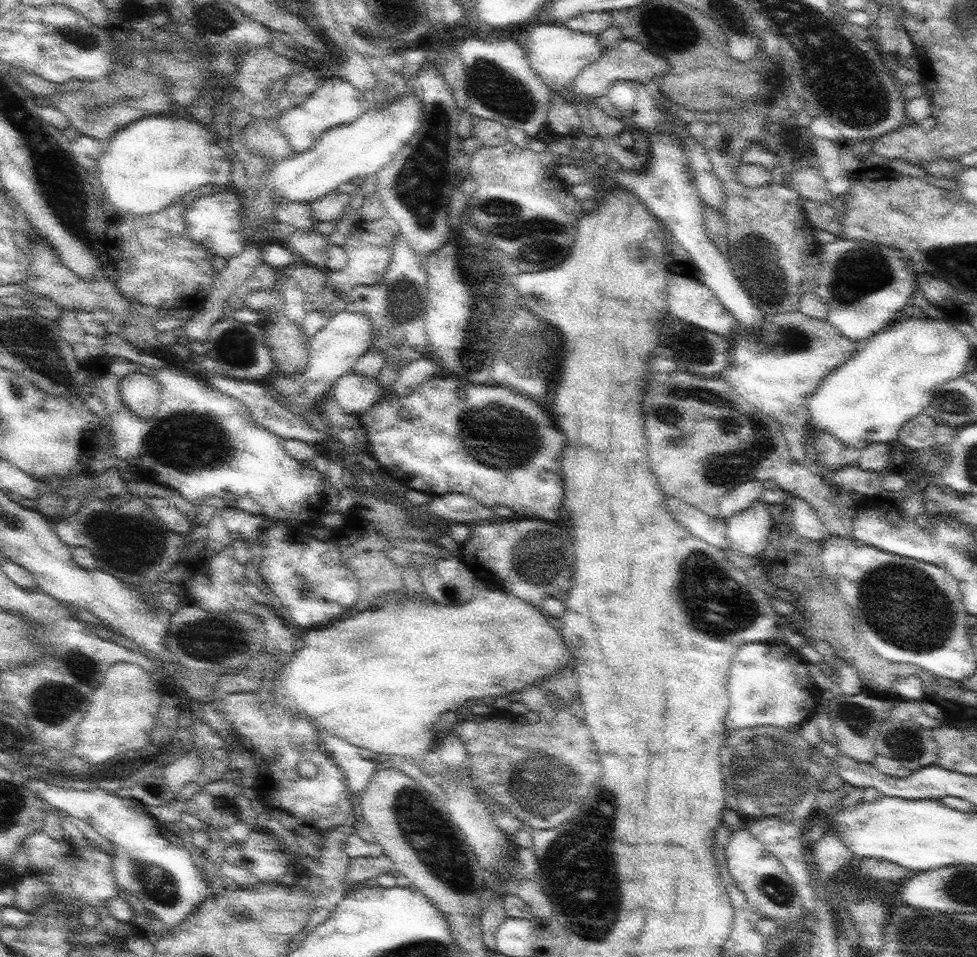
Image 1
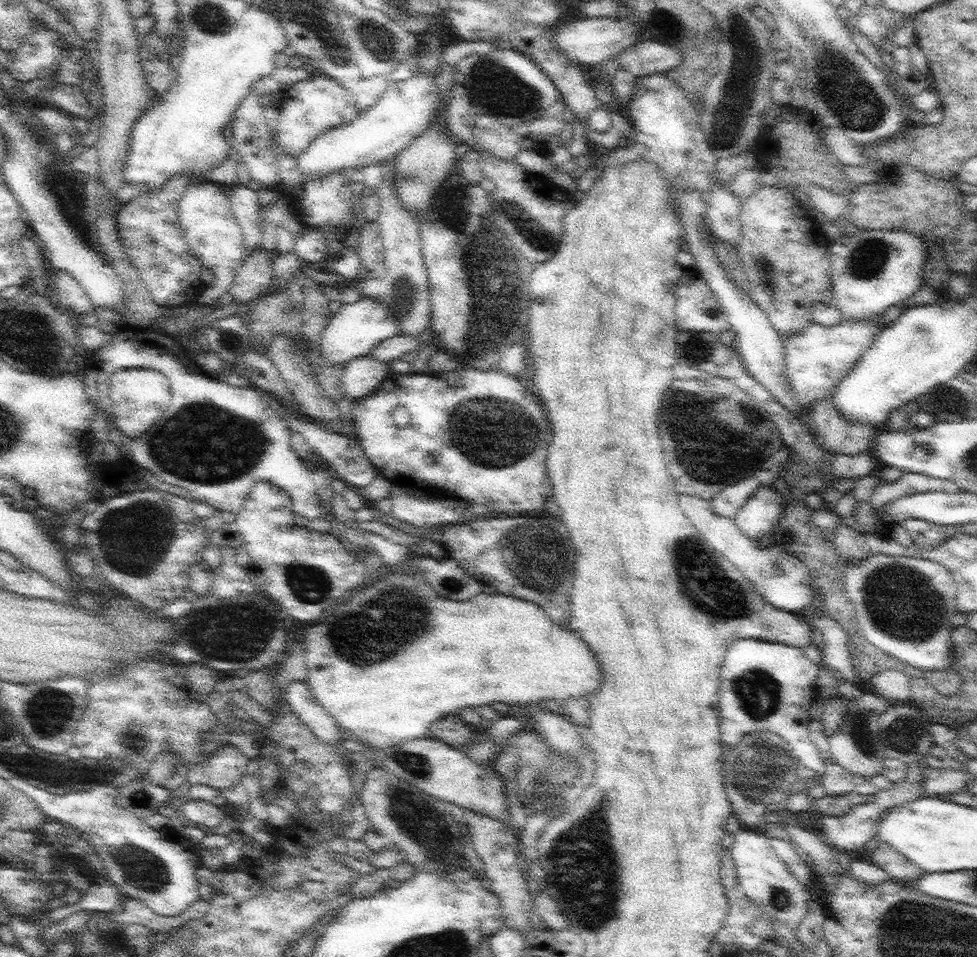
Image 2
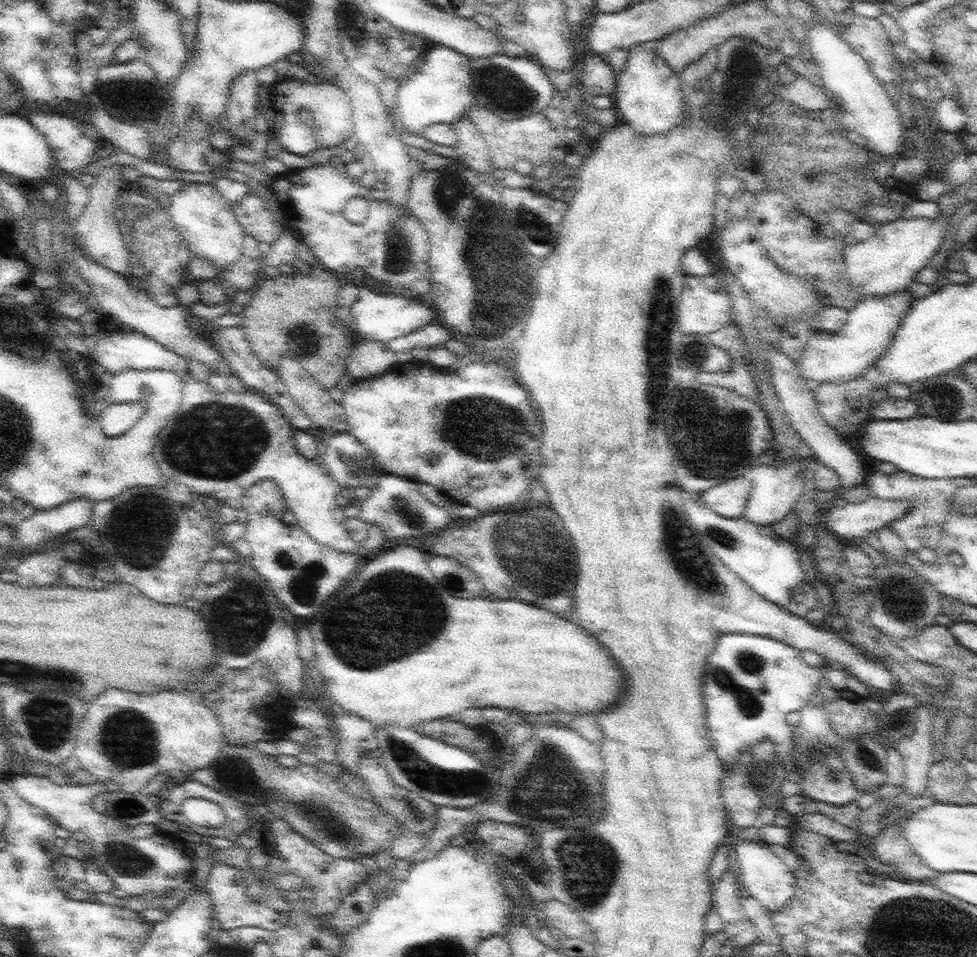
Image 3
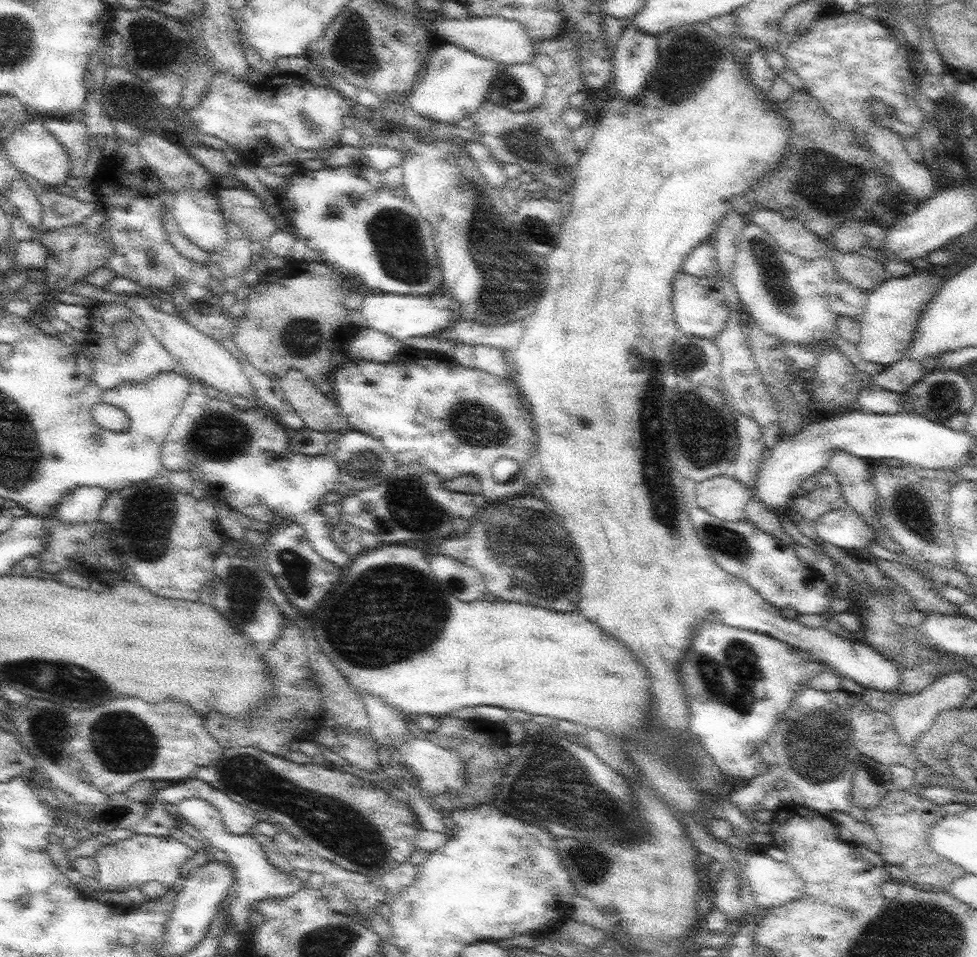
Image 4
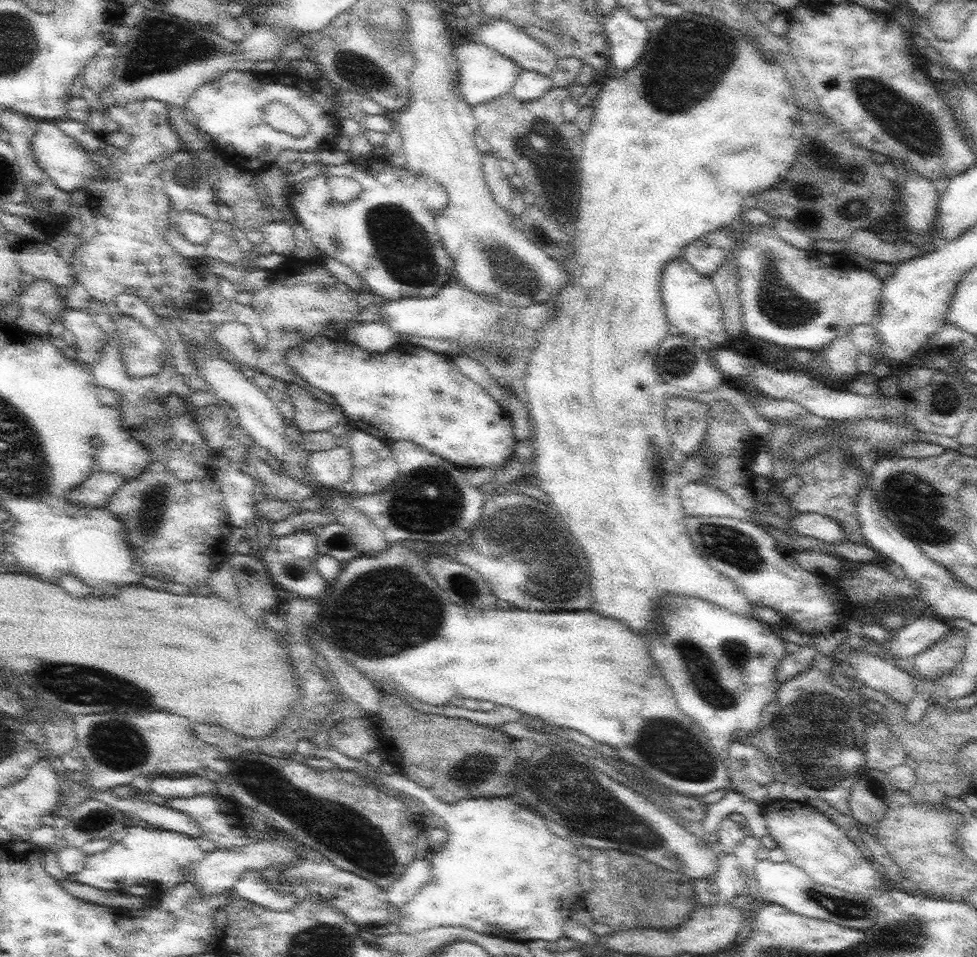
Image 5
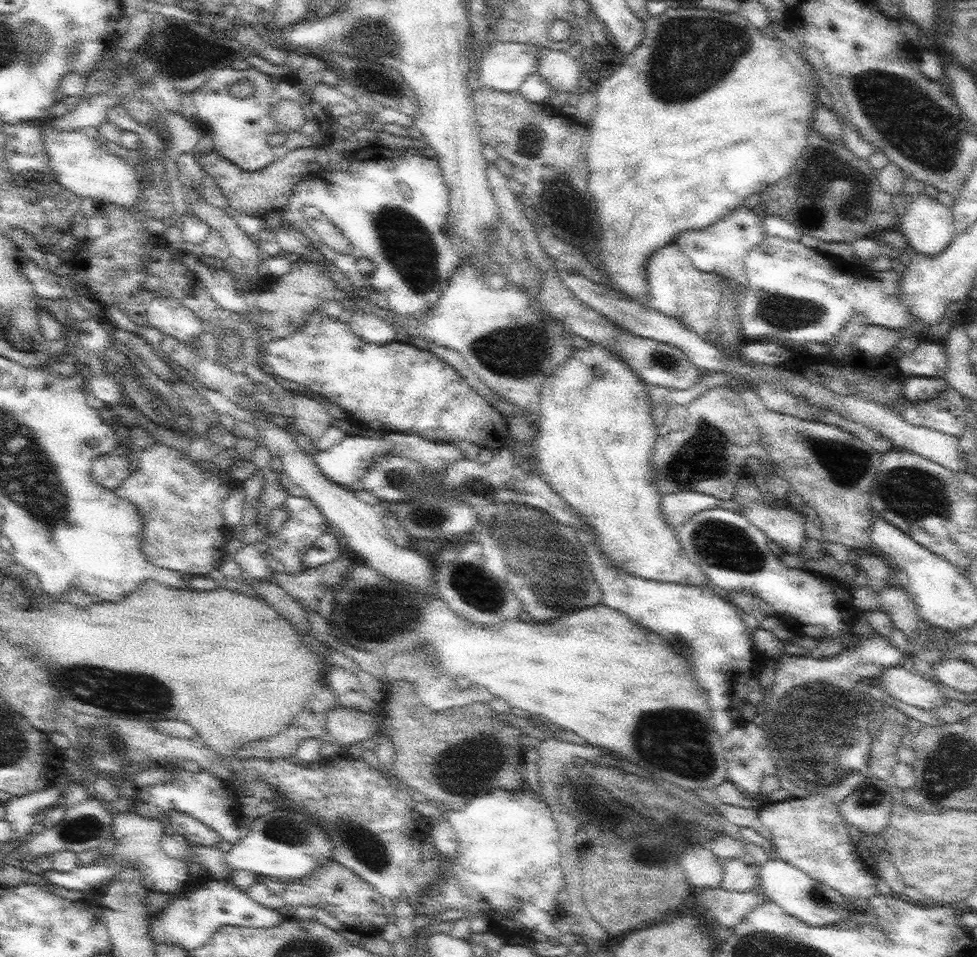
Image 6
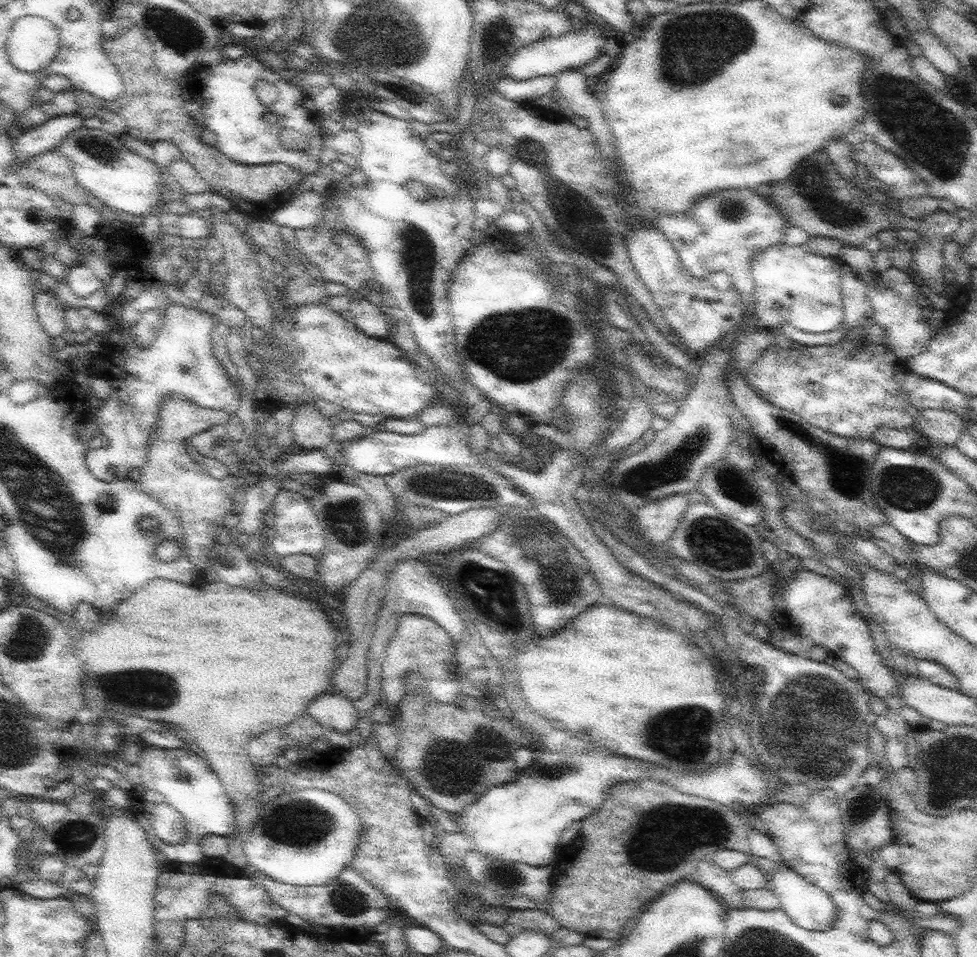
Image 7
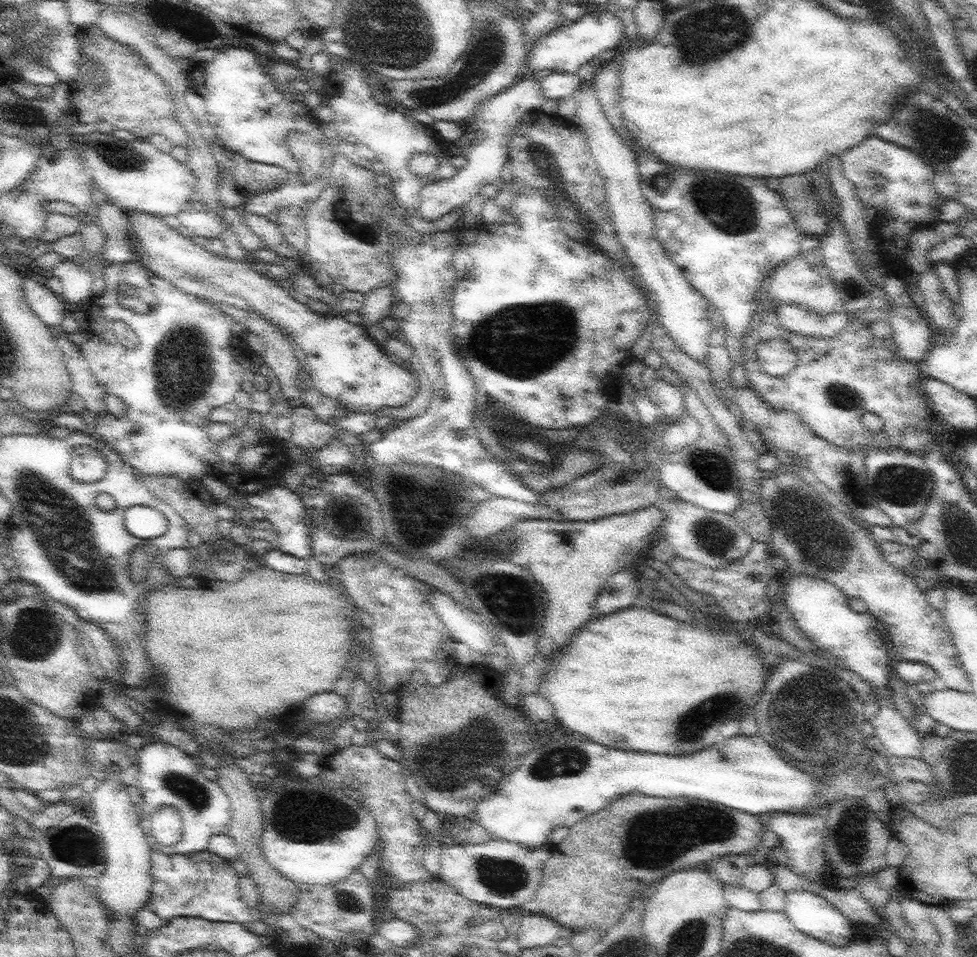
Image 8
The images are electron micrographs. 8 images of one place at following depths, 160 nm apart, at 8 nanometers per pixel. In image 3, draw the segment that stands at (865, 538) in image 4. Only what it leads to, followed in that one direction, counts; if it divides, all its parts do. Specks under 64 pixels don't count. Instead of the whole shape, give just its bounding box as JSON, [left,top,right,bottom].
[824,495,911,544]

